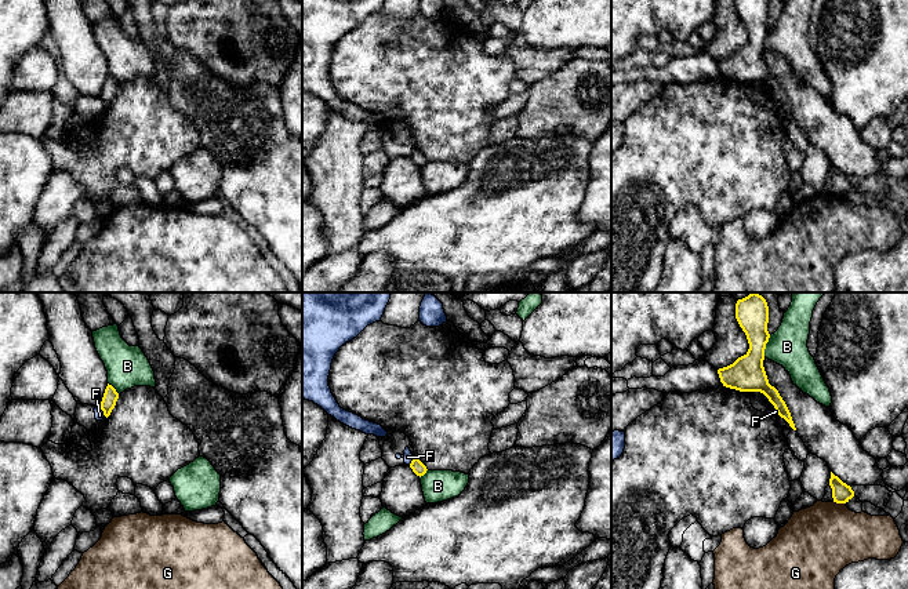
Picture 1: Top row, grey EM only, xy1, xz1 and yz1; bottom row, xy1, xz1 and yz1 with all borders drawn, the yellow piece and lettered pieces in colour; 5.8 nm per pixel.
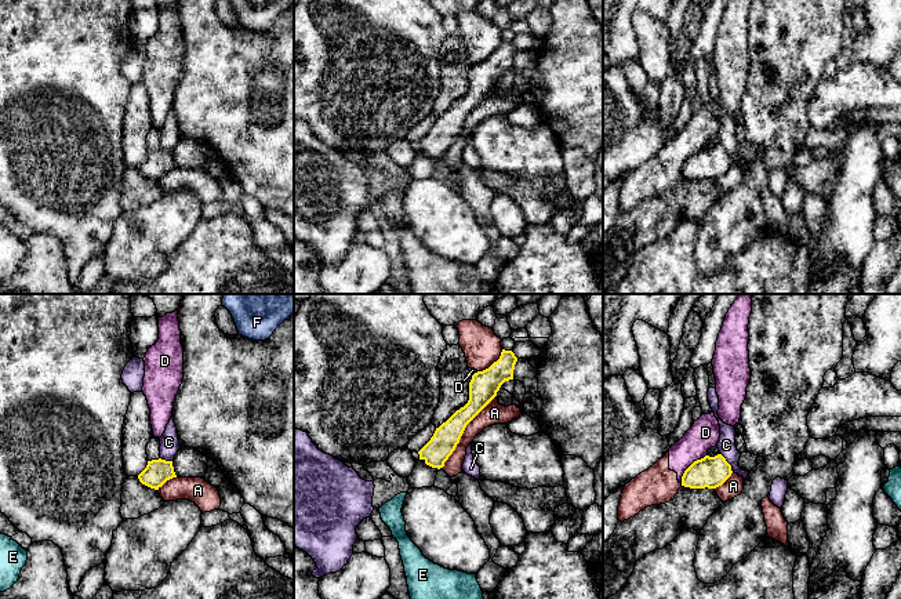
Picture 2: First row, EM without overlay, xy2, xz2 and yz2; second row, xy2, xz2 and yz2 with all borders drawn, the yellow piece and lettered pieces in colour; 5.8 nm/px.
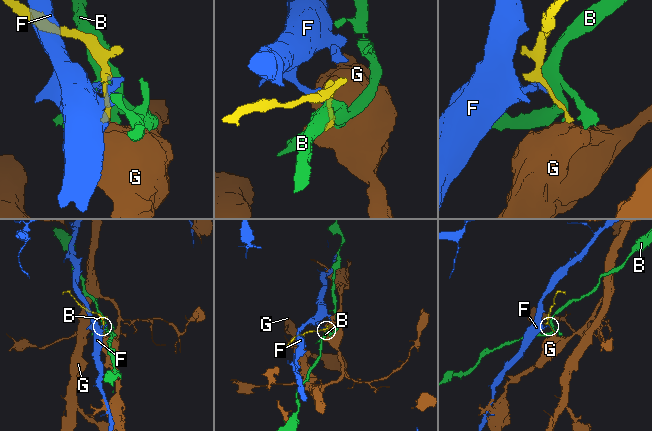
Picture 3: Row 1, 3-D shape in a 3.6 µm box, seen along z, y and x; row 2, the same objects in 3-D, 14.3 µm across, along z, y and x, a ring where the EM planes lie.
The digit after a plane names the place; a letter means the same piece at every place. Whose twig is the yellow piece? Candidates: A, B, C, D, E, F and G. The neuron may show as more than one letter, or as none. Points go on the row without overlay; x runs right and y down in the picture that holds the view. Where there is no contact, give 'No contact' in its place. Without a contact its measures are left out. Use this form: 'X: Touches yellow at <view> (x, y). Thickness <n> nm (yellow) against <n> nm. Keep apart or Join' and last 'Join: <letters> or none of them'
A: Touches yellow at xz2 (464, 120). Thickness 160 nm (yellow) against 130 nm. Keep apart
B: Touches yellow at yz1 (765, 37). Thickness 200 nm (yellow) against 220 nm. Keep apart
C: Touches yellow at yz2 (725, 151). Thickness 180 nm (yellow) against 110 nm. Keep apart
D: Touches yellow at yz2 (689, 158). Thickness 180 nm (yellow) against 180 nm. Keep apart
E: Touches yellow at xz2 (424, 149). Thickness 160 nm (yellow) against 20 nm. Join
F: Touches yellow at xz1 (411, 152). Thickness 80 nm (yellow) against 50 nm. Keep apart
G: Touches yellow at yz1 (839, 193). Thickness 110 nm (yellow) against 420 nm. Keep apart
Join: E

